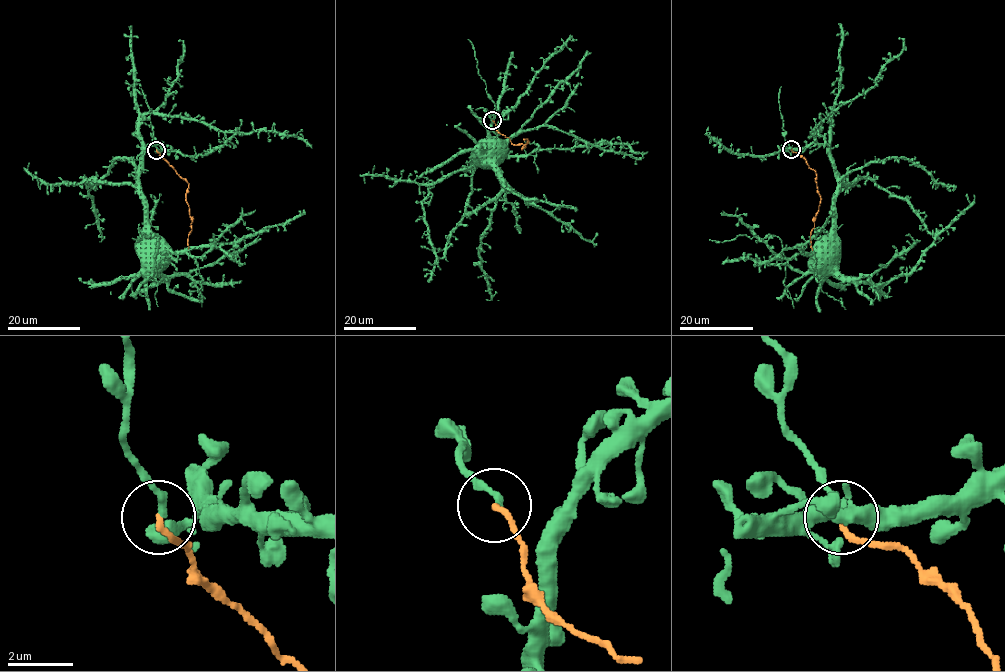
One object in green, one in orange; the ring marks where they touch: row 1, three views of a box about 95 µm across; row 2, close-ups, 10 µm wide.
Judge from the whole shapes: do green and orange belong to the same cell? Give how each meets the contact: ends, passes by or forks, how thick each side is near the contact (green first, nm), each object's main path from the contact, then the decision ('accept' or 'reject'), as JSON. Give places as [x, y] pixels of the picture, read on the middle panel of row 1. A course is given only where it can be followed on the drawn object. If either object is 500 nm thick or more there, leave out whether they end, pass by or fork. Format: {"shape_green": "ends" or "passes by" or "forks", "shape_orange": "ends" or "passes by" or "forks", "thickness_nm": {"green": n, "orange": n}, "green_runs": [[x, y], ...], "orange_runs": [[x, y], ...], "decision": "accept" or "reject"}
{"shape_green": "passes by", "shape_orange": "ends", "thickness_nm": {"green": 160, "orange": 190}, "green_runs": [[492, 120], [498, 121], [497, 139], [476, 165], [483, 162], [493, 150]], "orange_runs": [[492, 120], [496, 129], [513, 144], [524, 145], [522, 149], [528, 142], [524, 141]], "decision": "accept"}

